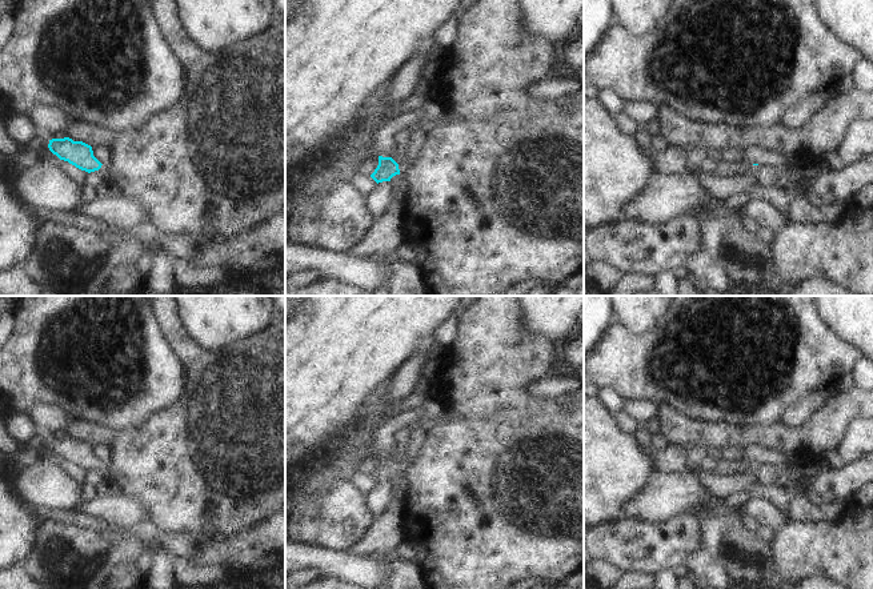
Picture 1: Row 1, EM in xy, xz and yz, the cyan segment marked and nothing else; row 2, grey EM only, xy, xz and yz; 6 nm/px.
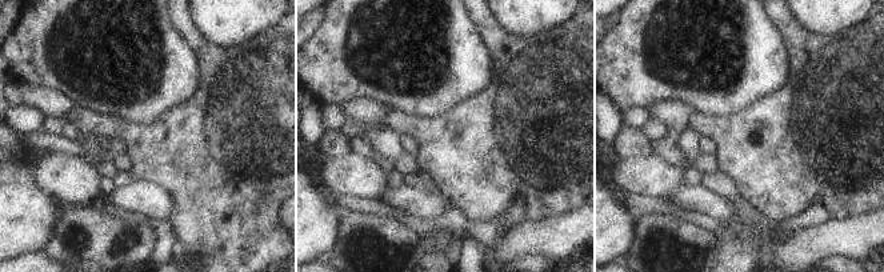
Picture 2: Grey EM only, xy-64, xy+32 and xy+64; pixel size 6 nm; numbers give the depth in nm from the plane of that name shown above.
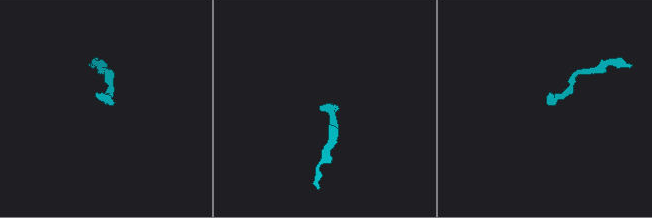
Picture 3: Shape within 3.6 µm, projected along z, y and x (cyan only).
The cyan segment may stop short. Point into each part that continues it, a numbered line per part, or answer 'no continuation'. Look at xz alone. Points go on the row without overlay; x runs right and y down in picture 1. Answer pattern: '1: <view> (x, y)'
1: xz (417, 437)

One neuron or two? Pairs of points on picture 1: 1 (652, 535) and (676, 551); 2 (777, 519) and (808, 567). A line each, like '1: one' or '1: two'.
1: one
2: two

